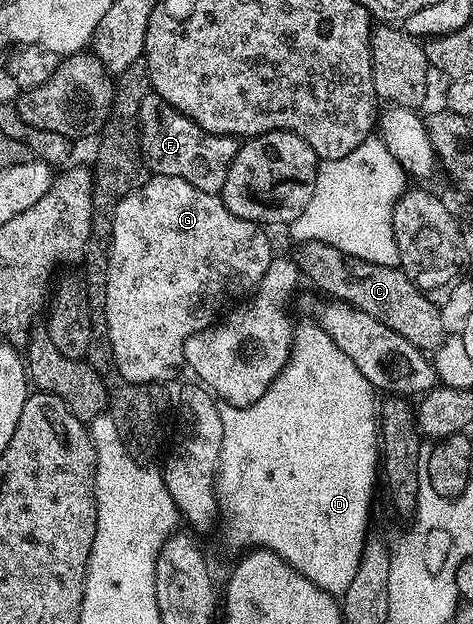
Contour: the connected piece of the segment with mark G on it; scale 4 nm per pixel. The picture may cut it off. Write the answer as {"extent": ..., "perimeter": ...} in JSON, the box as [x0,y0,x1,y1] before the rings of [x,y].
{"extent":[101,175,273,387],"perimeter":[[[151,175],[143,186],[137,187],[132,193],[124,193],[119,202],[113,206],[112,213],[115,214],[111,217],[111,237],[109,233],[107,250],[107,290],[101,299],[103,313],[107,316],[107,337],[111,340],[111,353],[115,356],[115,365],[119,368],[120,375],[125,380],[132,381],[135,384],[132,386],[151,387],[147,385],[153,384],[154,381],[167,381],[179,368],[181,370],[184,368],[185,343],[202,329],[210,329],[216,324],[217,318],[232,304],[230,301],[234,297],[246,298],[252,291],[258,290],[273,256],[271,241],[267,238],[268,230],[264,226],[233,215],[233,211],[225,207],[222,196],[201,191],[193,187],[193,183],[185,183],[185,179],[180,177]]]}

